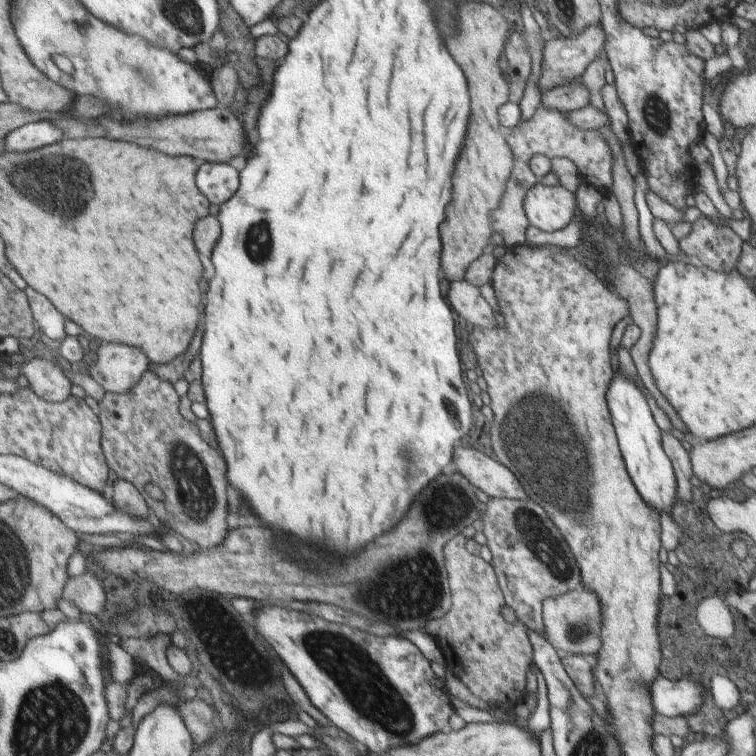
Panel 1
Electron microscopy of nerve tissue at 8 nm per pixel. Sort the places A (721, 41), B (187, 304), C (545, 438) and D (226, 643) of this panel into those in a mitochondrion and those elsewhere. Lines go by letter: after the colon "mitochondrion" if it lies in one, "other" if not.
A: other
B: other
C: mitochondrion
D: mitochondrion

